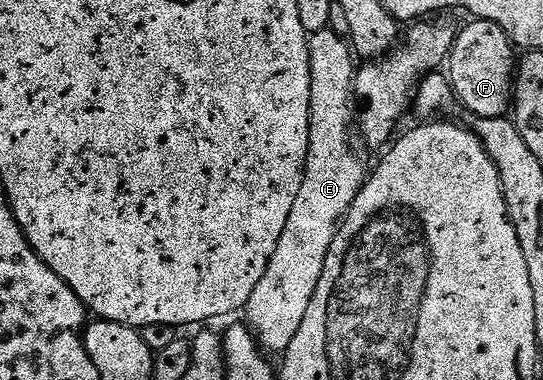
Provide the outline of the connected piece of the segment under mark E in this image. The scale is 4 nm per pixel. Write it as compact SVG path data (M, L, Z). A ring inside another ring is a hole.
M331 29L311 35L308 47L312 73L310 144L302 189L298 192L298 200L294 200L290 220L286 220L282 240L278 240L278 248L274 248L274 256L270 256L262 280L258 280L258 288L250 292L246 307L247 325L261 347L272 356L283 355L290 348L290 340L294 340L298 328L302 328L306 308L310 308L318 280L322 280L322 268L330 244L334 244L340 223L366 181L364 162L351 146L352 134L354 138L354 83L358 69L357 63L352 63L354 51Z

